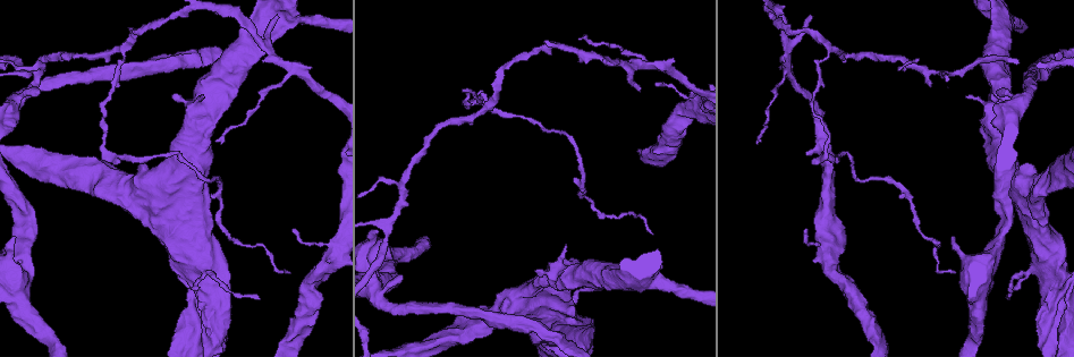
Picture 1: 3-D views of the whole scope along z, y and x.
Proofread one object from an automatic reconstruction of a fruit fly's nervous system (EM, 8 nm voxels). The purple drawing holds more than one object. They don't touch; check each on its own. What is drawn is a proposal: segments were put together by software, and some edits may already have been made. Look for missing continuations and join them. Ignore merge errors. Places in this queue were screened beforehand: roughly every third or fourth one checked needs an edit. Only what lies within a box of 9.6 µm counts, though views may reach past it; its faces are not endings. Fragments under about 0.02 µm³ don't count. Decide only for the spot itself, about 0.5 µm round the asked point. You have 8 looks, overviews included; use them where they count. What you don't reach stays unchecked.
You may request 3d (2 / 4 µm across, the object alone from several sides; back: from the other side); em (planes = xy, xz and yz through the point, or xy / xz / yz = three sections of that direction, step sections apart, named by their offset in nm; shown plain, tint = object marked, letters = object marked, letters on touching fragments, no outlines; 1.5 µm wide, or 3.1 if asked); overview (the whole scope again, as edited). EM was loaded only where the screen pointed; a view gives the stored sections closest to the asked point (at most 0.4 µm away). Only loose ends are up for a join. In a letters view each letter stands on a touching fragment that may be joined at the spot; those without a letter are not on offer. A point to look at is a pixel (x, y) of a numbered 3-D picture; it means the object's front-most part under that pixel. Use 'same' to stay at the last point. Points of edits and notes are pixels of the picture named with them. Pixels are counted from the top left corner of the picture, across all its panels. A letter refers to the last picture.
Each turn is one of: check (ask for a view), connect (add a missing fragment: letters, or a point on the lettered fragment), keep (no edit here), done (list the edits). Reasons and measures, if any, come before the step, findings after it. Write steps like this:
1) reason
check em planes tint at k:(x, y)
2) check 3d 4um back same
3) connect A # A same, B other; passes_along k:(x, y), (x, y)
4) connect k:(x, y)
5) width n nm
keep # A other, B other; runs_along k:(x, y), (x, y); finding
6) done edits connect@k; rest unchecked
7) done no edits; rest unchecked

three arms meet
check 3d 4um at 1:(396, 206)

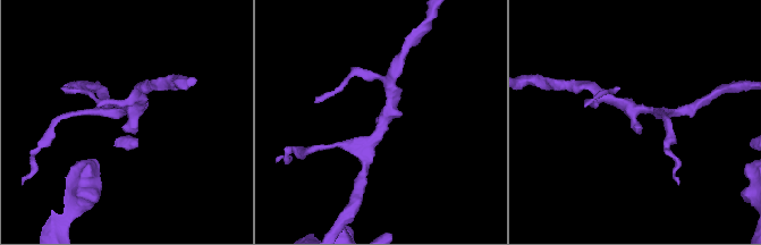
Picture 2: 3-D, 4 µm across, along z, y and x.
arms 3; shape alone is not enough
check em xz step 8 letters at 2:(381, 115)

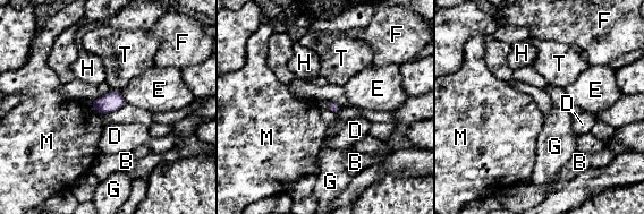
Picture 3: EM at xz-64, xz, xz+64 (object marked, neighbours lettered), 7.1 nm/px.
cut it another way
check em planes letters same

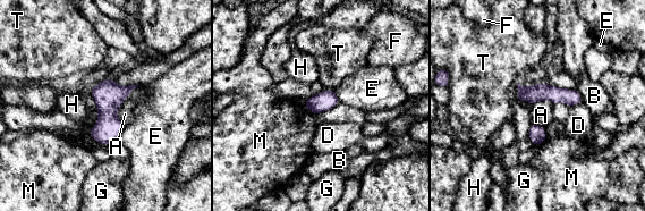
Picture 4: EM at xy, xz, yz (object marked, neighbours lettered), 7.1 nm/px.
keep # A other, B other, D other, E other, F other, G other, H other, M other, T other; runs_along 4:(519, 98), (554, 94), (578, 100); no lettered fragment goes on from it

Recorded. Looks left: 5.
branch stops here
check em xy step 4 letters at 1:(998, 94)

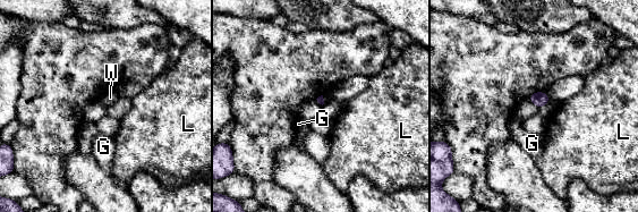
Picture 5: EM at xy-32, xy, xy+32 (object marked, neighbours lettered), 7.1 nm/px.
cut it another way
check em planes letters same

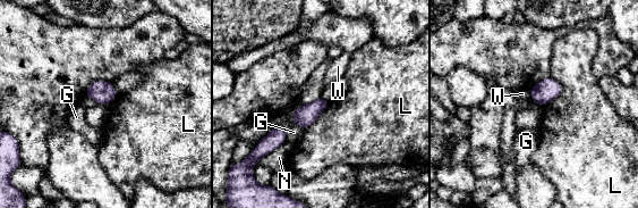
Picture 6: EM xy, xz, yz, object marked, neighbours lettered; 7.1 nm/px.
width 150 nm
keep # G other, L other, N other, W other; no lettered fragment goes on from it

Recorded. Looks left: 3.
stops while still wide
check 3d 4um at 1:(1036, 331)

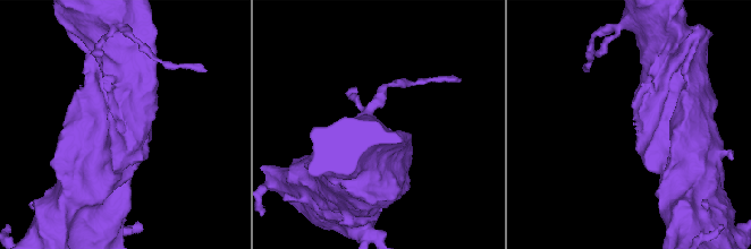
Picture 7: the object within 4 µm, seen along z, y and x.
shape alone is not enough
check em planes letters at 7:(124, 122)

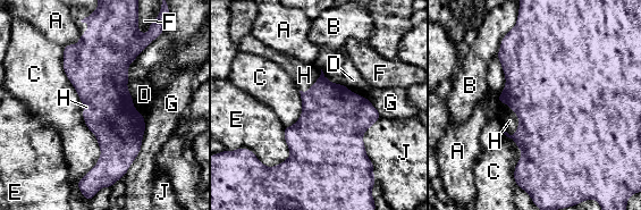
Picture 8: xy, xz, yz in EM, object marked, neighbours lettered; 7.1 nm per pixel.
width 360 nm
connect H # A other, B other, C other, D other, E other, F other, G other, H same, J other; the neuron continues

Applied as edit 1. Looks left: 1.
done edits connect@8; rest unchecked

